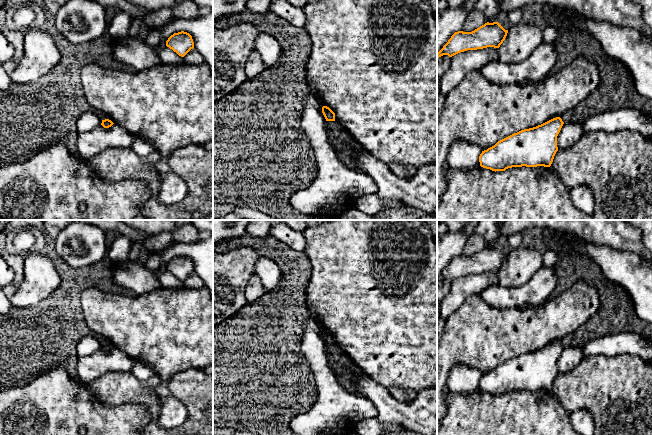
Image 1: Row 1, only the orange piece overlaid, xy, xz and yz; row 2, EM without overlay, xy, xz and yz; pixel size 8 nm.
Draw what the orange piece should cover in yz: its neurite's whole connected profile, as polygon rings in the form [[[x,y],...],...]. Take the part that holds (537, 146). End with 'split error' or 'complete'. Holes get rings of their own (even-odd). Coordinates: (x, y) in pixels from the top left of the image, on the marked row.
[[[560,117],[514,133],[482,151],[480,166],[492,171],[512,167],[550,167],[556,152],[557,136],[564,122]]] | complete

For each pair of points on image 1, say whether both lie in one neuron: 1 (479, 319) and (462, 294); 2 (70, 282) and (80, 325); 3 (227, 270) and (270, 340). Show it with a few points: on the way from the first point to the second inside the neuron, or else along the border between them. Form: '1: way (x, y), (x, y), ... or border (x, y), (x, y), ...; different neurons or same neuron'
1: border (479, 294), (469, 296), (450, 315); different neurons
2: way (70, 293), (77, 314); same neuron
3: border (246, 302), (229, 318); different neurons

